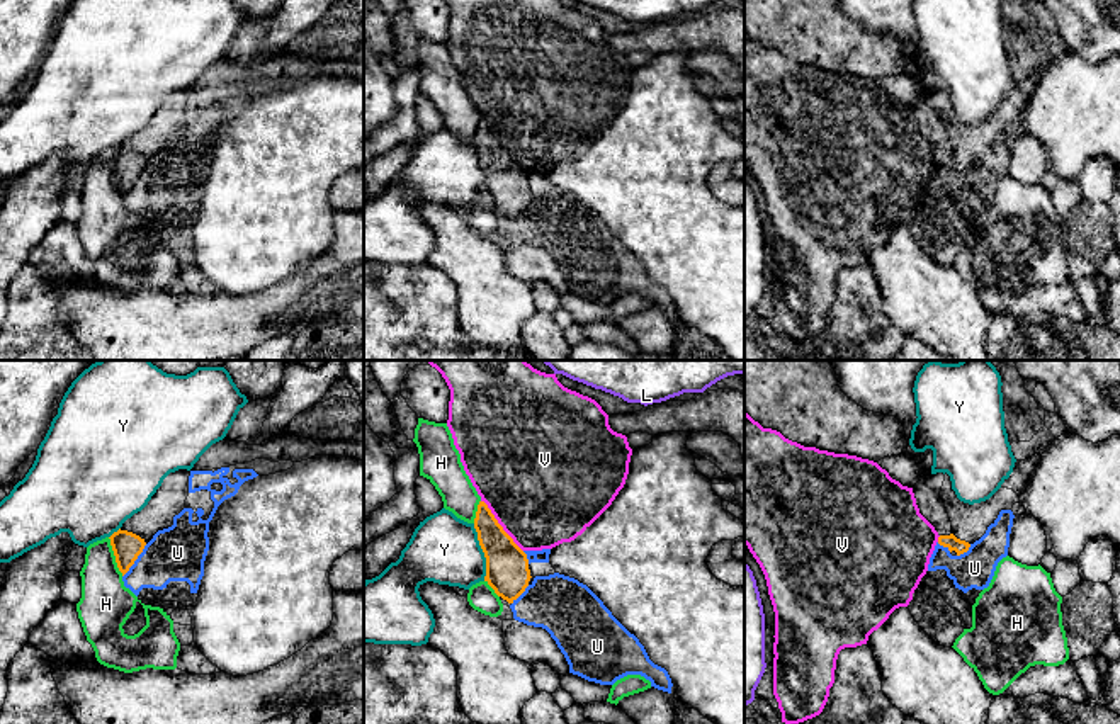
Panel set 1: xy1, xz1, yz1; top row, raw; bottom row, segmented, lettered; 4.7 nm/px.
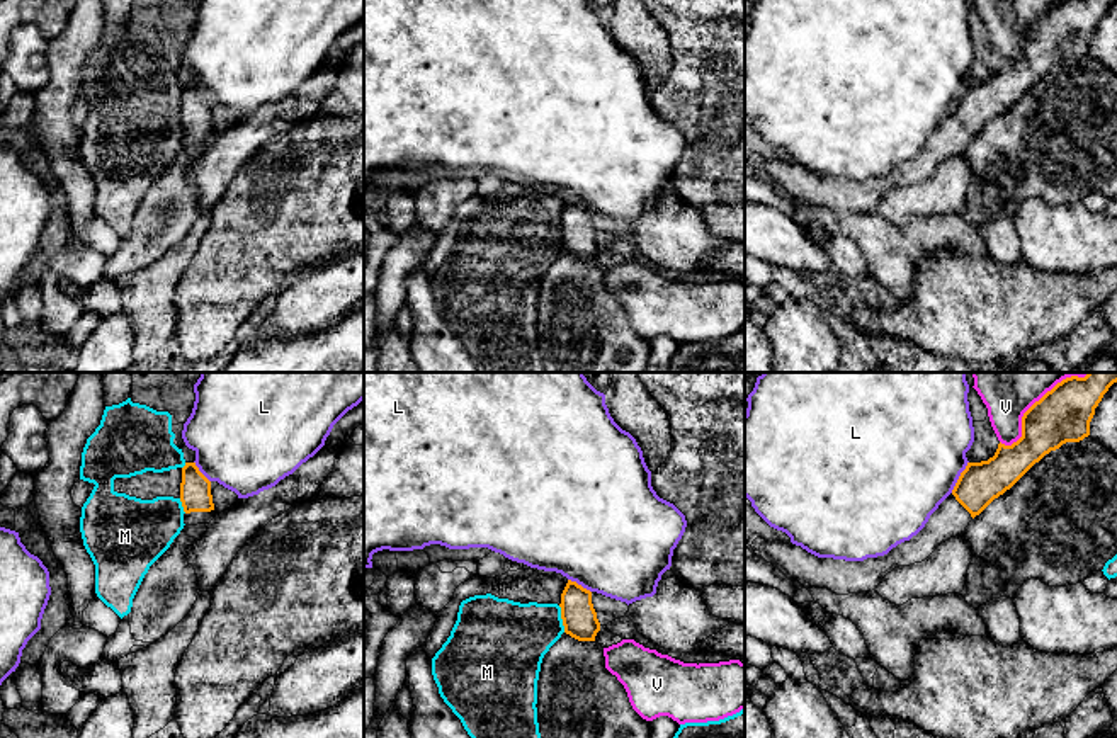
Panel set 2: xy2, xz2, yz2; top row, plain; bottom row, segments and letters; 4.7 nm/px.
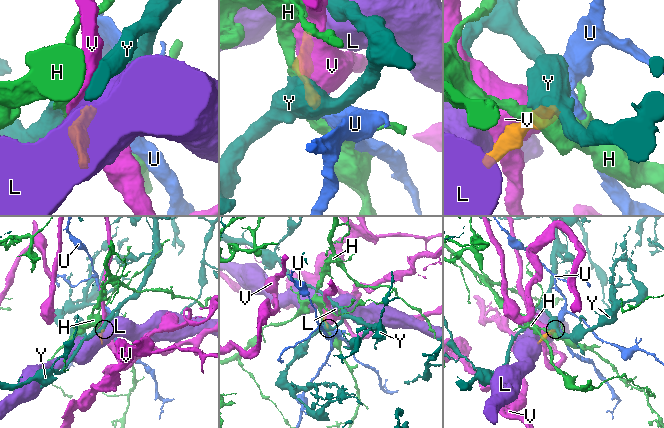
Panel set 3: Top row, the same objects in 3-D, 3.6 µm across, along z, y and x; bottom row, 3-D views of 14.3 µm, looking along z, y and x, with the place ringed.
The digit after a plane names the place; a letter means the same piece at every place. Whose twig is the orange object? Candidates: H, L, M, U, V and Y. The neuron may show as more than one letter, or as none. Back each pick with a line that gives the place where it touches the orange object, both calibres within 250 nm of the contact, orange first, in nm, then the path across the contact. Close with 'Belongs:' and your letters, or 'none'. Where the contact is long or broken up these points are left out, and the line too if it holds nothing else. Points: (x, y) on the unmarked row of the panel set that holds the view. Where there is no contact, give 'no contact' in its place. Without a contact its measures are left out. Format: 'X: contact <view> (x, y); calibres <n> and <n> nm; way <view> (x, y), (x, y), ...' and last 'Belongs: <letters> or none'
Belongs: none

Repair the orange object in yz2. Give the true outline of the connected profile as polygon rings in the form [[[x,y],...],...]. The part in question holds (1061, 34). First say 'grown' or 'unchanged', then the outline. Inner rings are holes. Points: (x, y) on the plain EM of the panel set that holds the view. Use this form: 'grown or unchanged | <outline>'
grown | [[[1061,0],[1035,20],[1022,36],[1022,56],[1012,65],[998,63],[993,77],[981,82],[967,82],[952,112],[930,134],[925,146],[893,167],[887,173],[864,180],[818,177],[792,162],[775,163],[757,156],[751,168],[767,182],[777,185],[787,197],[804,207],[828,207],[836,214],[872,211],[894,187],[925,180],[942,162],[962,155],[969,141],[979,134],[995,117],[1010,109],[1035,82],[1066,61],[1080,61],[1090,54],[1090,41],[1095,27],[1108,7],[1117,0]]]

